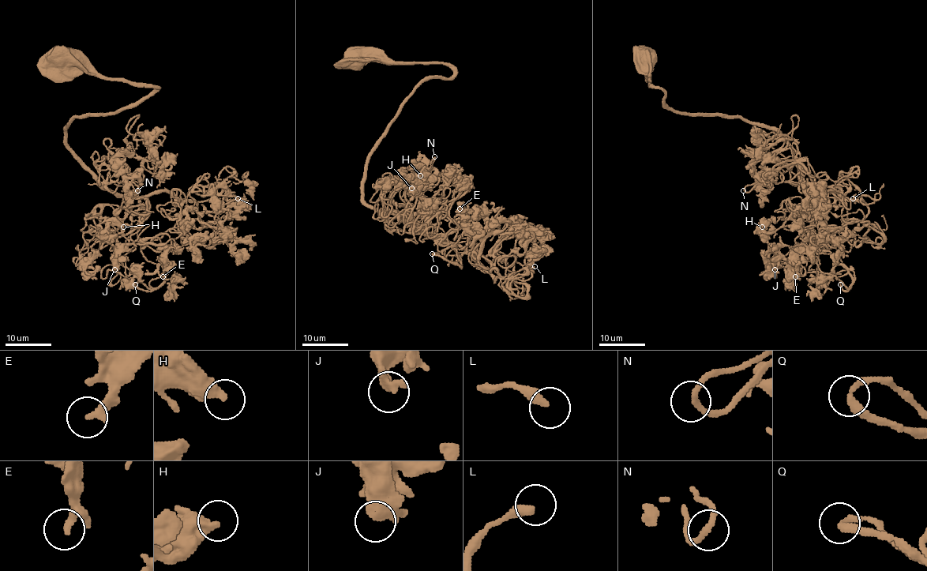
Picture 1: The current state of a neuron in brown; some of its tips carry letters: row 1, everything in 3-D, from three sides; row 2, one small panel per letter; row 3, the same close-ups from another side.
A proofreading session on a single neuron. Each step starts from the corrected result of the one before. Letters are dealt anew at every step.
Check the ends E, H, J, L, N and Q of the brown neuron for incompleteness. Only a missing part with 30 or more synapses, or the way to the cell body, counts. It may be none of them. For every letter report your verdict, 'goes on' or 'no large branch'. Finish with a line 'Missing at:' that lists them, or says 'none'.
E: no large branch
H: no large branch
J: no large branch
L: goes on
N: no large branch
Q: no large branch
Missing at: L

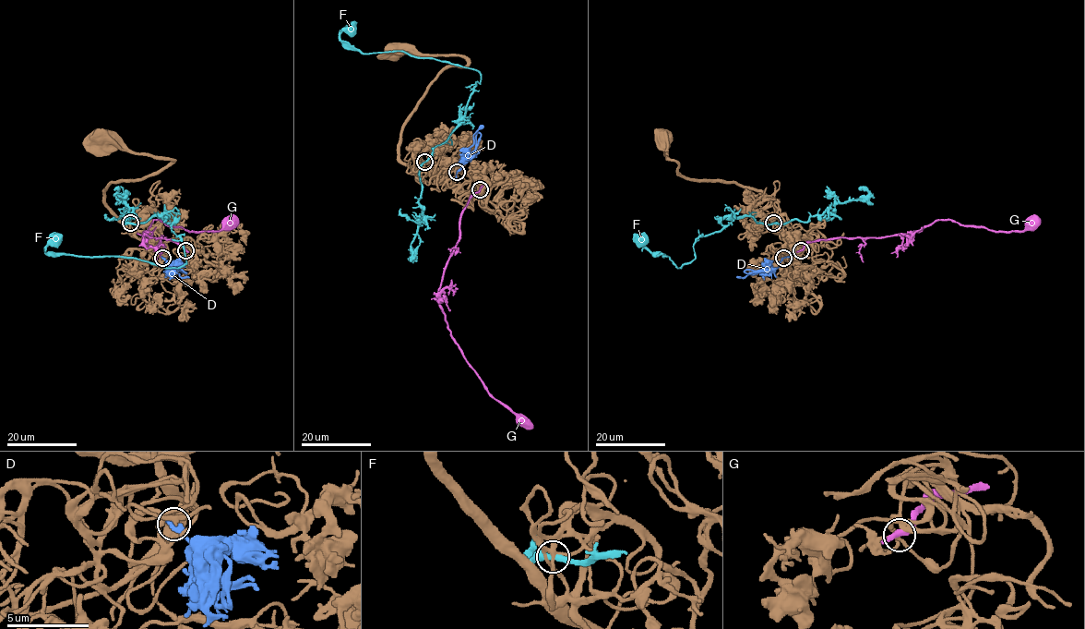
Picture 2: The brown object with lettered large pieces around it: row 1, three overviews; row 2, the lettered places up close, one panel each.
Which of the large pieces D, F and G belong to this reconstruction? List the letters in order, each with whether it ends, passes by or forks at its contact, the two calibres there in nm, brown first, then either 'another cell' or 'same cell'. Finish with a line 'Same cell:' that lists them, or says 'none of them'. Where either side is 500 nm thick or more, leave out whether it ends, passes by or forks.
D: it passes by; calibres 200 and 240 nm; same cell
F: it passes by; calibres 280 and 380 nm; another cell
G: it passes by; calibres 160 and 360 nm; another cell
Same cell: D

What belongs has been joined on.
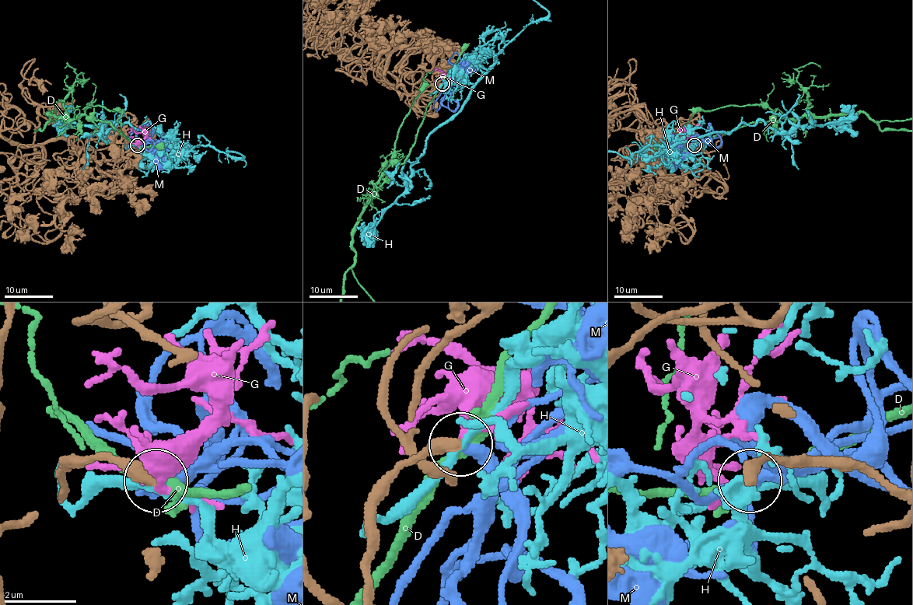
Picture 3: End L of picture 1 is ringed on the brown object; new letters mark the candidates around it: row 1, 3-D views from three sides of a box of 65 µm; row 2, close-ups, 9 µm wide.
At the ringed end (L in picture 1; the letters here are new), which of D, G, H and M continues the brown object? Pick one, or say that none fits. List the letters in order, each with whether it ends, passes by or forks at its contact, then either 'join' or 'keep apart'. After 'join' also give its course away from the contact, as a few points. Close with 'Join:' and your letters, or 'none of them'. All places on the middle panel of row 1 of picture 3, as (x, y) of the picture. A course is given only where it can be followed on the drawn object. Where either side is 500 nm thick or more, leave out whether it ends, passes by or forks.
D: it passes by | keep apart
G: it forks | keep apart
H: it passes by | keep apart
M: it passes by | join | via (442, 84), (464, 78), (463, 61)
Join: M

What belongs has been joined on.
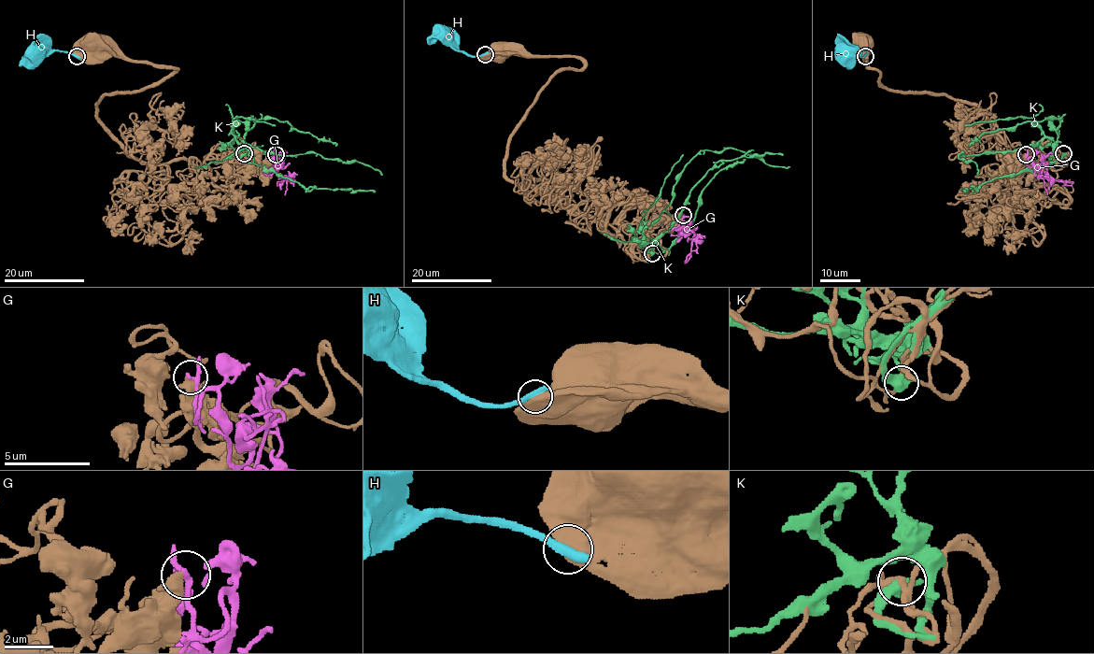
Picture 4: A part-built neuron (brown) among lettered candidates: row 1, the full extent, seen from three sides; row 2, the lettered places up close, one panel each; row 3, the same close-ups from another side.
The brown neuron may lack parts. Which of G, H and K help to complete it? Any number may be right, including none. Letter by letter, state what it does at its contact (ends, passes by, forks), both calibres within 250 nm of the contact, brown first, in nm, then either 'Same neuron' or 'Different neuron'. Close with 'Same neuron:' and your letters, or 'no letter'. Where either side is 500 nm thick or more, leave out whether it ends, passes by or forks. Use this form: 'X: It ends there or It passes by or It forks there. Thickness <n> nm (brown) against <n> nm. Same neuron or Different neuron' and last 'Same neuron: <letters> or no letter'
G: It passes by. Thickness 400 nm (brown) against 220 nm. Different neuron
H: Thickness 900 nm (brown) against 480 nm. Different neuron
K: Thickness 200 nm (brown) against 650 nm. Different neuron
Same neuron: no letter

